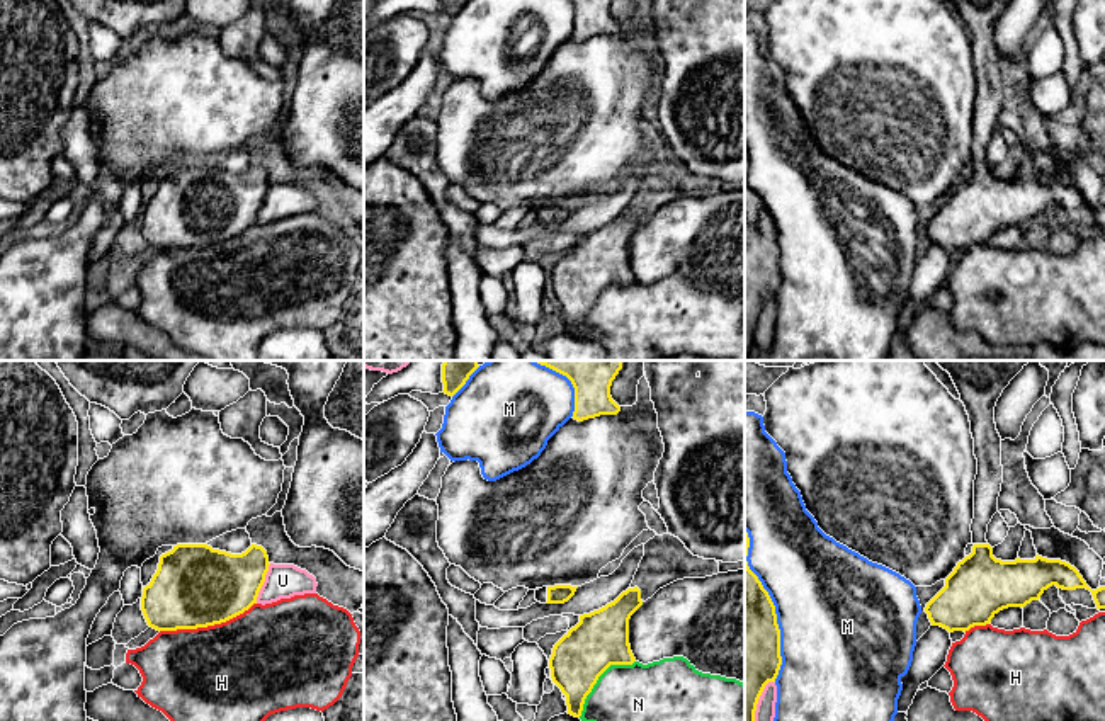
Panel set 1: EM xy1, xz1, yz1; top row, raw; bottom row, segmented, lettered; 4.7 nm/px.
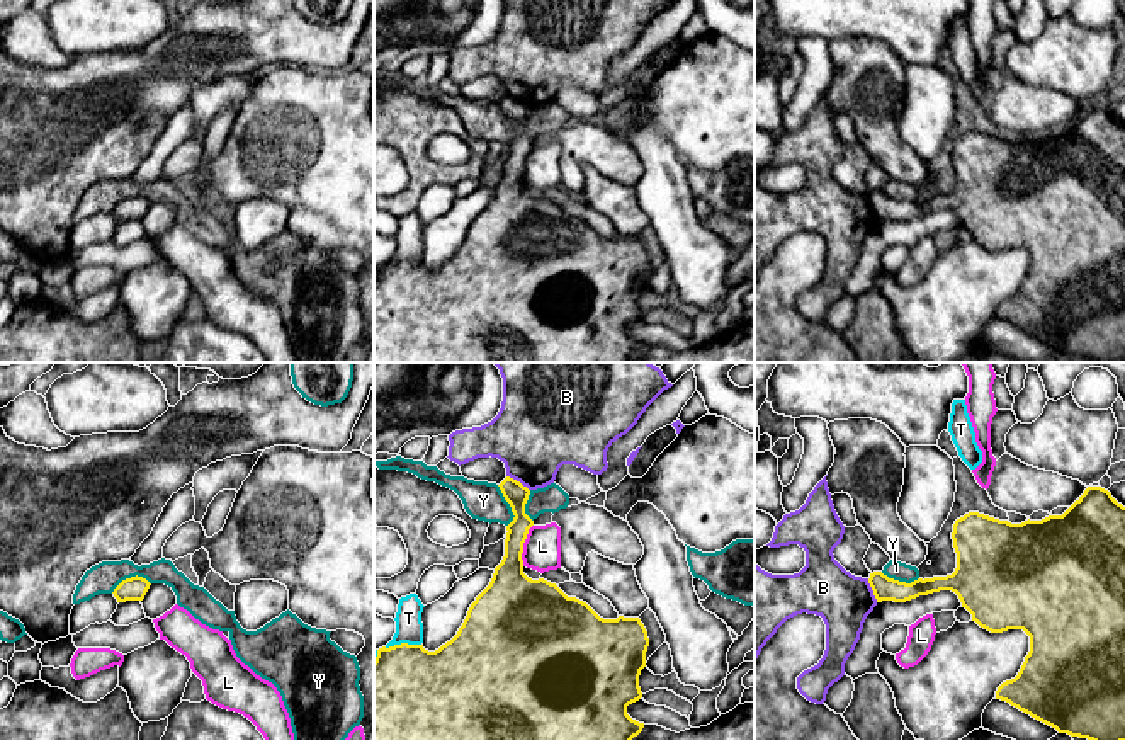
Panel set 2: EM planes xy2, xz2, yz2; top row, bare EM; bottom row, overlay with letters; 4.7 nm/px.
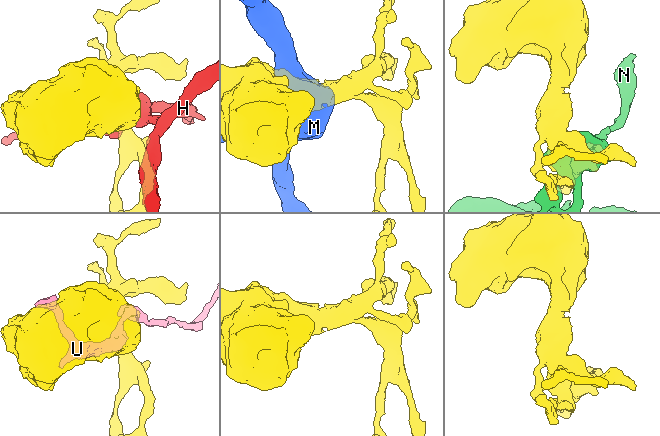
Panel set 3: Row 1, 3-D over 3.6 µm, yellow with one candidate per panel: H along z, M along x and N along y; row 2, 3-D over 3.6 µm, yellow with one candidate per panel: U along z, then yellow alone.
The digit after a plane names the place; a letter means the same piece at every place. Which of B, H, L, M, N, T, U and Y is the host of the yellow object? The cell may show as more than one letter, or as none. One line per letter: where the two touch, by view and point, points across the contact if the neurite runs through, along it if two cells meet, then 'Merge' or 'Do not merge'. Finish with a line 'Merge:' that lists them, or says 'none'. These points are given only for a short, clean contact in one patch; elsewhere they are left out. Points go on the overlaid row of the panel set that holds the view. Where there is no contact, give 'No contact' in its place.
B: Touches yellow at xz2 (519, 482). Boundary: xz2 (507, 475), (519, 480), (529, 490). Do not merge
H: Touches yellow at xy1 (208, 624). Do not merge
L: Touches yellow at xz2 (522, 545). Do not merge
M: Touches yellow at yz1 (774, 606). Do not merge
N: Touches yellow at xz1 (597, 679). Do not merge
T: Touches yellow at xz2 (401, 643). Do not merge
U: Touches yellow at xy1 (262, 584). Do not merge
Y: Touches yellow at xy2 (131, 577). Boundary: xy2 (150, 582), (131, 575), (111, 592). Do not merge
Merge: none

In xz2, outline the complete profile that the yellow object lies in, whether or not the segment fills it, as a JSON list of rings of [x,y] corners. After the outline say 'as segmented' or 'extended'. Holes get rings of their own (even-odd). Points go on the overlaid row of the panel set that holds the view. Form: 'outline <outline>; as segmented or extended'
outline [[[510,476],[498,487],[515,515],[506,526],[505,556],[450,641],[435,652],[408,643],[377,650],[374,740],[632,740],[644,728],[627,714],[627,706],[642,697],[639,675],[649,646],[644,624],[639,618],[603,619],[556,583],[529,578],[522,553],[534,526],[525,514],[530,490]]]; as segmented

